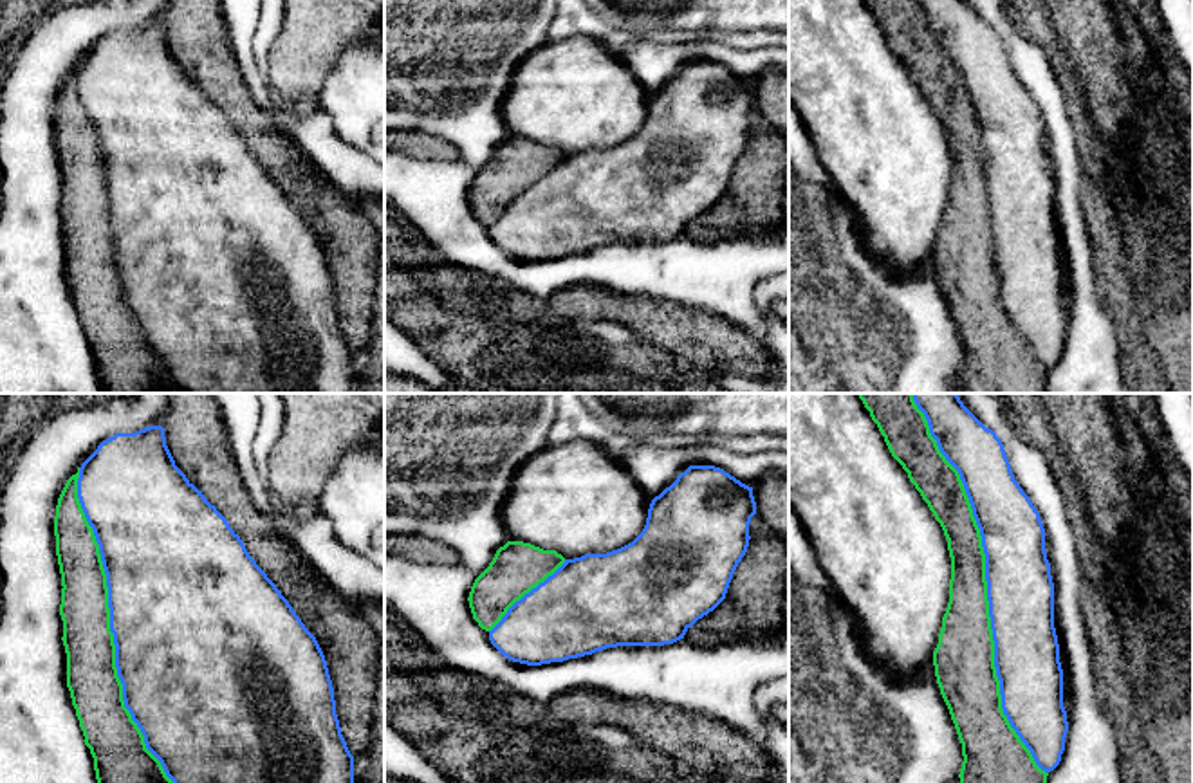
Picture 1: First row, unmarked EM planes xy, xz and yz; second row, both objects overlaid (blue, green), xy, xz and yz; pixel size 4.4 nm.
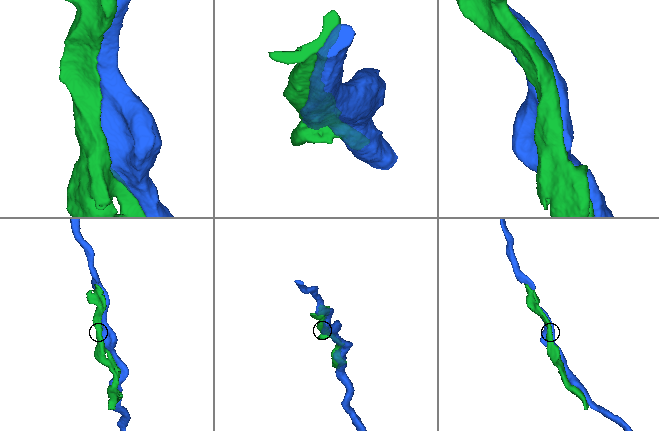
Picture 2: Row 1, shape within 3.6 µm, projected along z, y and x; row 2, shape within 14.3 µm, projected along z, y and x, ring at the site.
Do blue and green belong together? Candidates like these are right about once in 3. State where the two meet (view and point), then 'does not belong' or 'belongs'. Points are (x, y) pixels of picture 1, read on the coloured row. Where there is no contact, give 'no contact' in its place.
yz (988, 585) | does not belong

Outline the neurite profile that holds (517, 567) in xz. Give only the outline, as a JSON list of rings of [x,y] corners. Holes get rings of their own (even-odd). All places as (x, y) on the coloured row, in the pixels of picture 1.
[[[507,541],[471,586],[467,601],[473,619],[482,630],[491,631],[516,601],[563,563],[565,557],[556,550]]]

